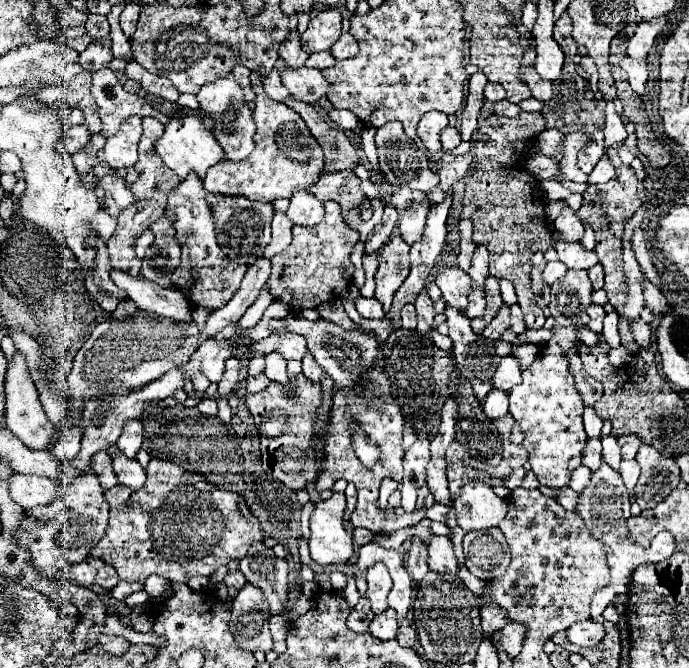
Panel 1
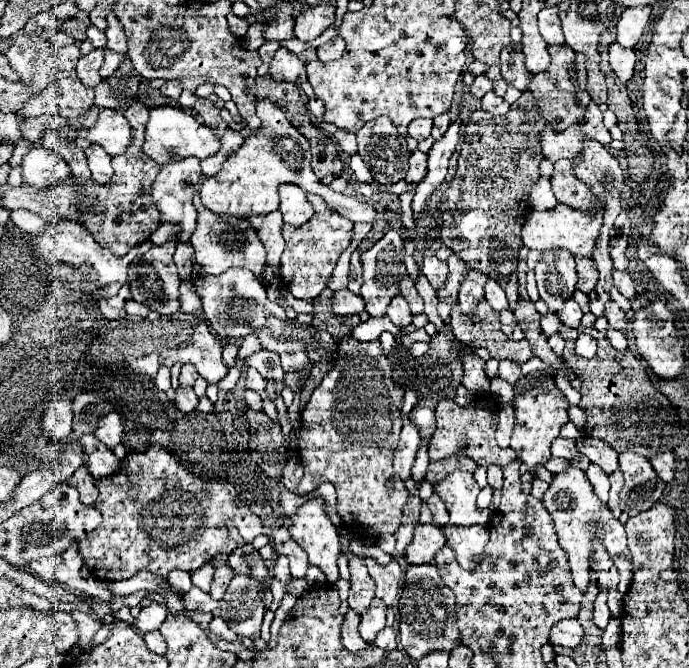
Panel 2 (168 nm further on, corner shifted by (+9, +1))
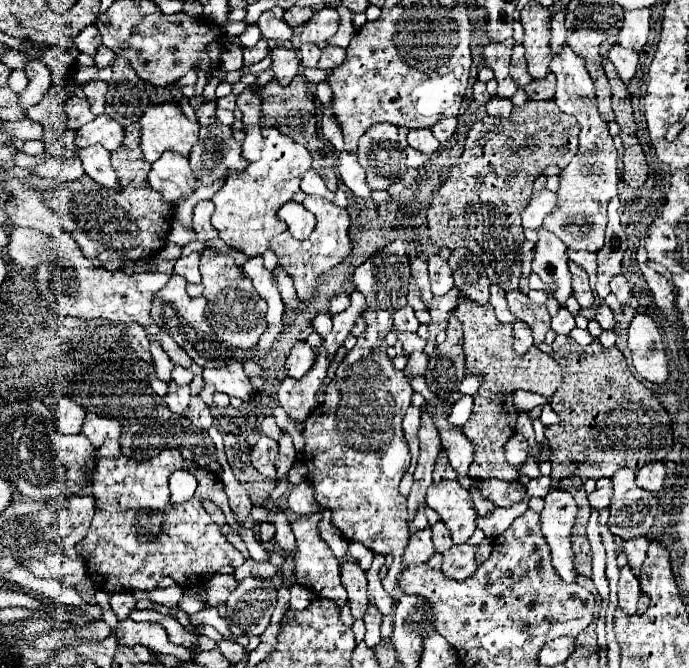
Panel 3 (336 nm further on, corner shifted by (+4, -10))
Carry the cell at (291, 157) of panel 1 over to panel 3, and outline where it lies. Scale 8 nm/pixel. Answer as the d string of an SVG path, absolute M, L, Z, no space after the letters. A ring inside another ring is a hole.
M262 128L262 136L266 138L262 158L248 164L244 172L232 172L222 190L218 190L212 198L216 208L212 212L212 226L218 230L226 246L244 252L248 258L264 254L270 238L286 230L286 226L280 226L282 222L276 212L300 190L302 172L312 166L310 152L288 136L276 132L276 128Z

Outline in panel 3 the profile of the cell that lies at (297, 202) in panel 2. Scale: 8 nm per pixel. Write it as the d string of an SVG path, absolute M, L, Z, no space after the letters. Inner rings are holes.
M286 202L280 210L278 210L278 218L284 220L288 224L290 234L296 240L304 240L310 236L310 232L314 230L314 216L298 202Z

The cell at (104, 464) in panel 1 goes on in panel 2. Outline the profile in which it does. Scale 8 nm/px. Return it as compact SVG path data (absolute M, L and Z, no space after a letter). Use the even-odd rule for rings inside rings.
M81 465L81 467L71 475L69 483L79 489L83 503L95 503L95 499L97 499L95 479L91 477L91 473L87 473L87 467L85 467L85 465Z

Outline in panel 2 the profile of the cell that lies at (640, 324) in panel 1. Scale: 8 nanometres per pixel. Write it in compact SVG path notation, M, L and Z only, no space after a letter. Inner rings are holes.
M609 301L605 305L605 317L607 317L607 321L613 329L619 329L621 333L627 333L627 327L629 327L627 315L625 315L623 309L619 309L619 305L615 301Z

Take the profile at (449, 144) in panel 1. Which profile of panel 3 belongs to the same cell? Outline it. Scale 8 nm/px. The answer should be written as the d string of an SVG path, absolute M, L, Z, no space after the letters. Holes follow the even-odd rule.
M447 117L441 120L438 120L432 128L432 134L436 136L436 139L444 144L446 140L450 139L450 136L454 134L454 130L457 128L457 117Z

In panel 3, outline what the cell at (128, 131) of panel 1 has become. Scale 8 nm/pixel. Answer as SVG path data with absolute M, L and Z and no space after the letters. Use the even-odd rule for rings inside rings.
M100 114L92 122L78 128L74 144L78 148L86 148L86 146L92 146L92 144L102 144L108 152L114 152L114 150L120 148L122 138L124 138L124 128L116 120L112 120L110 116Z

